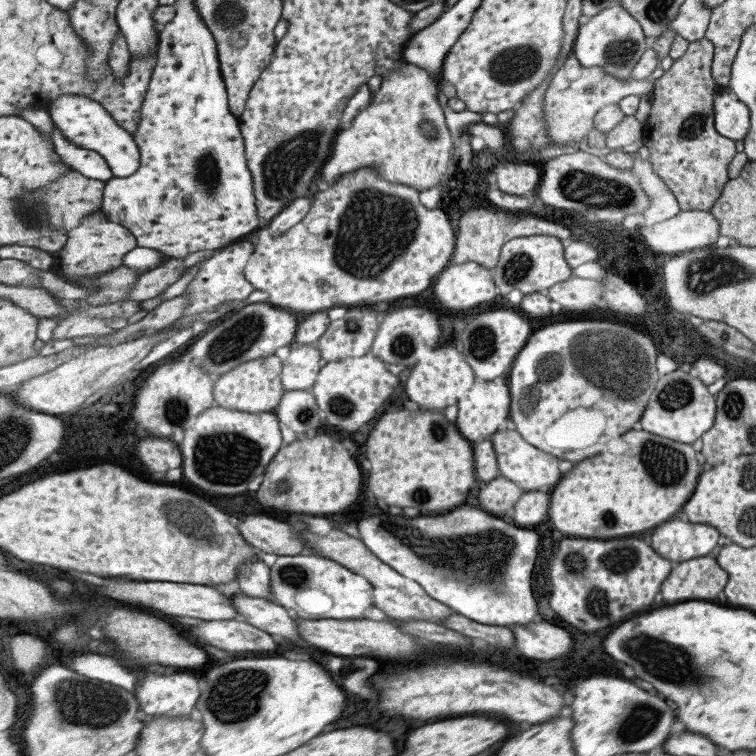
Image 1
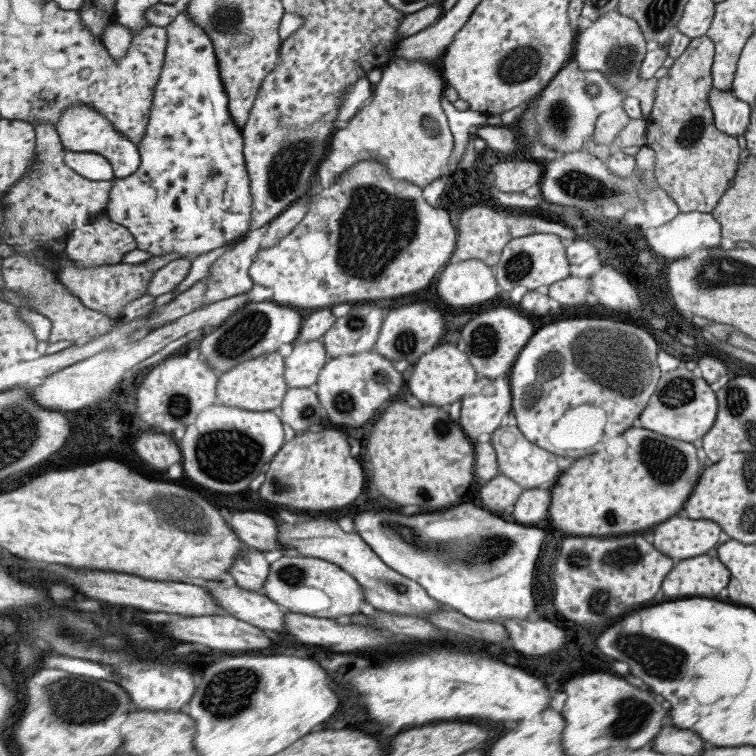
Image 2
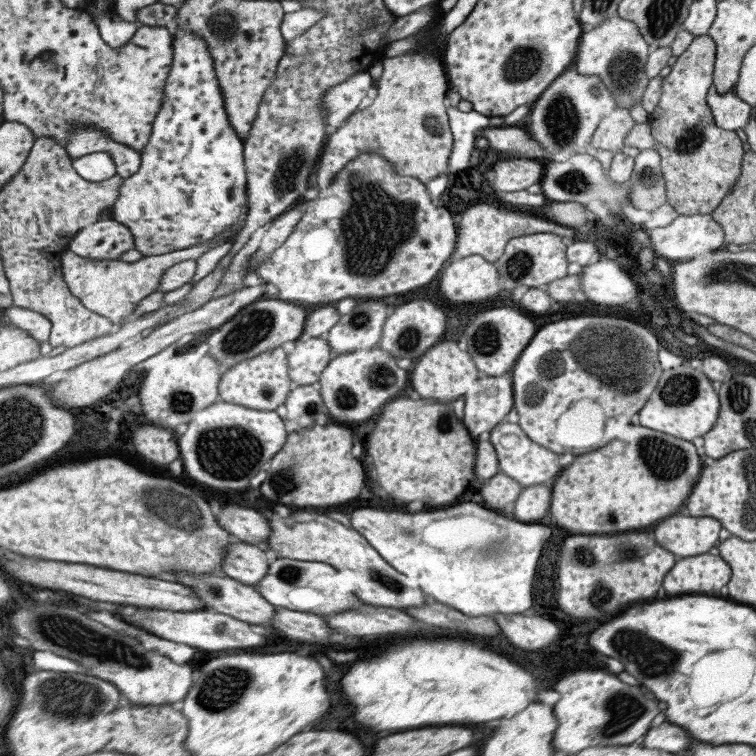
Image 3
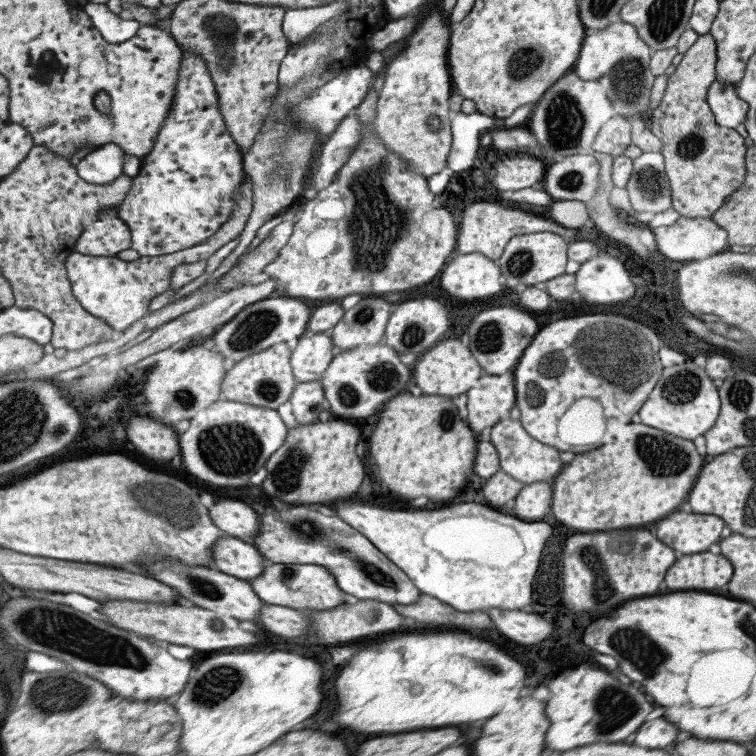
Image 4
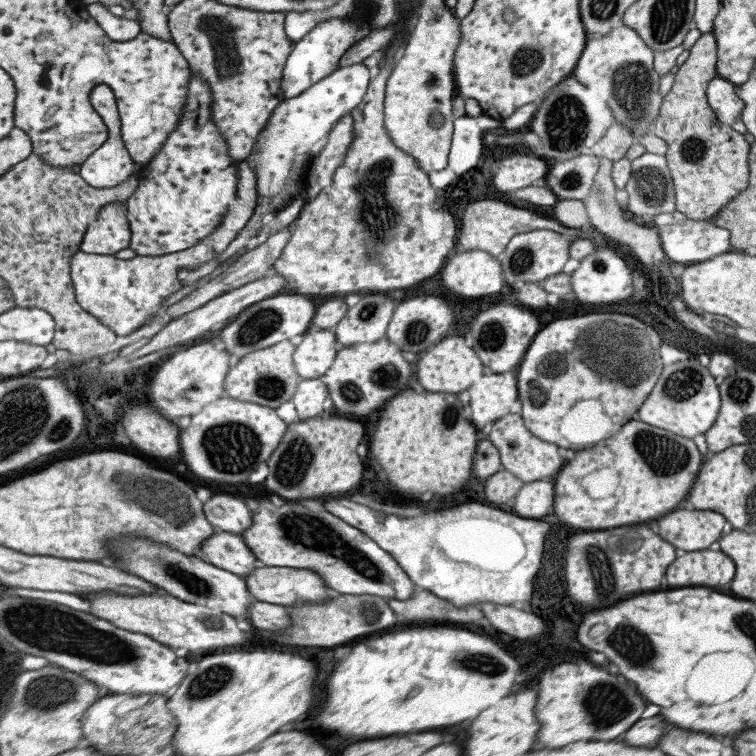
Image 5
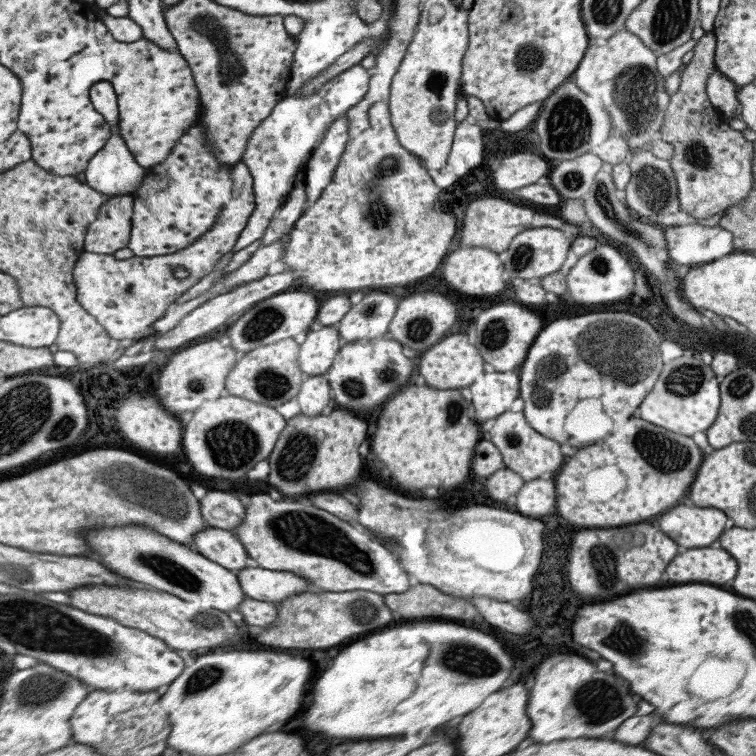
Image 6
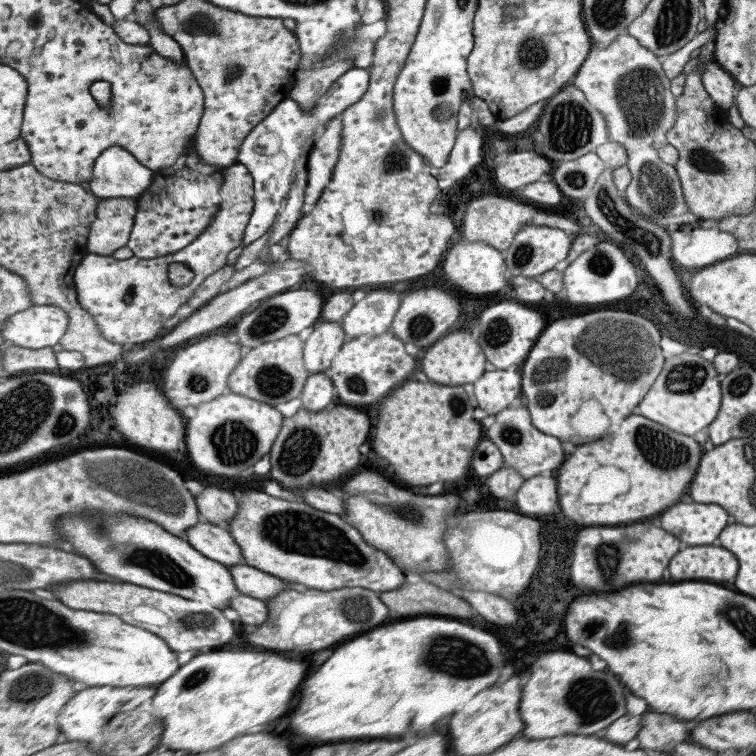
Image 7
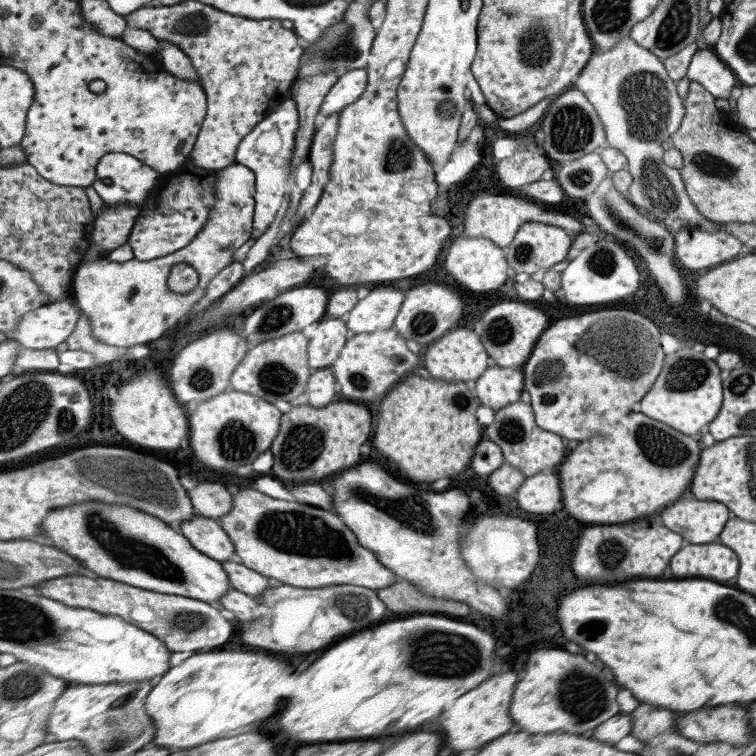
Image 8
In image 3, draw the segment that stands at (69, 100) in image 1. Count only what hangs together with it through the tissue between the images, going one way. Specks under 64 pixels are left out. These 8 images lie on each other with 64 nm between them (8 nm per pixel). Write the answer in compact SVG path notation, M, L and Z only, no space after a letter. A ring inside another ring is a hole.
M84 128L84 130L74 130L67 145L68 152L72 158L81 157L95 152L111 152L117 172L123 178L132 177L139 172L142 165L142 156L133 147L115 141L107 131L98 128Z

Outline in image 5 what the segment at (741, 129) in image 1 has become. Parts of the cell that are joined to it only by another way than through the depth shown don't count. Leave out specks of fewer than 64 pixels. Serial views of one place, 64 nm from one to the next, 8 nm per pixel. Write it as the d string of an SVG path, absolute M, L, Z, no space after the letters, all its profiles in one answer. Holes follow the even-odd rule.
M717 76L711 78L705 91L706 100L717 116L718 124L729 126L740 119L743 101L736 95L733 83Z

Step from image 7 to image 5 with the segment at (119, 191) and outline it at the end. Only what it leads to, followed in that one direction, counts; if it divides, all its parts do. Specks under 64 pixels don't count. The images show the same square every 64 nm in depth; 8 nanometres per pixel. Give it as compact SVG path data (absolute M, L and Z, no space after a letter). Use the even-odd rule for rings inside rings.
M107 84L95 86L93 92L91 92L91 102L106 124L110 126L110 139L99 150L95 151L95 154L91 155L87 162L83 163L83 166L79 167L76 171L91 186L97 188L115 187L131 177L139 177L140 172L135 170L135 160L133 160L132 154L127 150L125 142L123 142L119 106L111 86L107 86Z

